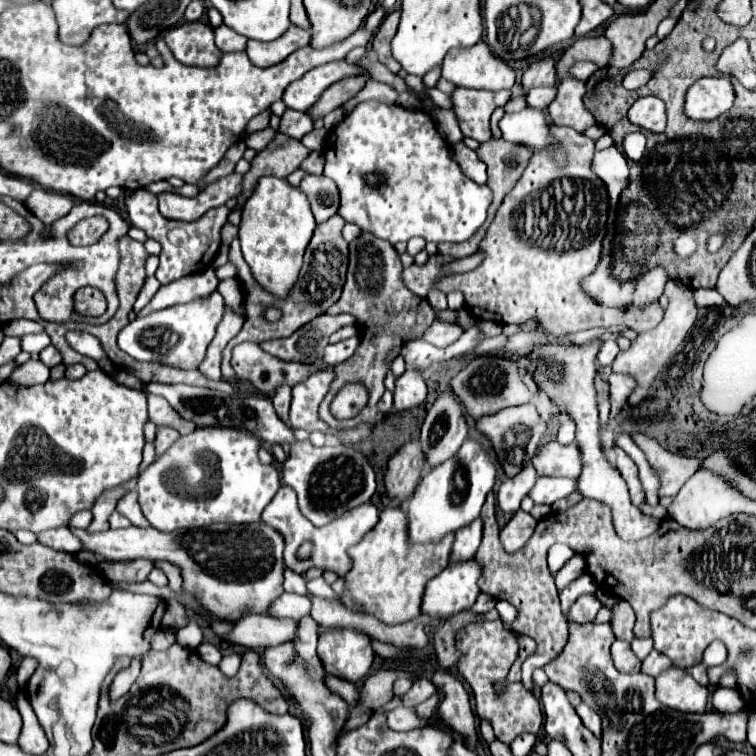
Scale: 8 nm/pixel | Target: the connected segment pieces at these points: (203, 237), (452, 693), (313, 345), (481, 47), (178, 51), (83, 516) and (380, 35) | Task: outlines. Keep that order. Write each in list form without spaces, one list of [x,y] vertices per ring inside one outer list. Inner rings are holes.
[[[147,189],[135,191],[135,195],[131,199],[127,199],[125,203],[127,203],[127,213],[129,213],[131,225],[143,229],[151,239],[159,241],[163,247],[163,251],[159,255],[161,263],[159,263],[159,269],[155,273],[155,277],[163,285],[171,283],[175,279],[181,279],[189,273],[205,271],[211,265],[213,257],[217,255],[217,247],[219,247],[219,243],[215,245],[213,241],[221,241],[219,231],[227,223],[227,215],[229,215],[229,209],[225,205],[209,209],[205,215],[201,215],[201,219],[195,219],[193,223],[185,223],[185,221],[165,219],[157,209],[157,197],[153,193],[149,193]]]
[[[437,669],[433,673],[431,681],[445,695],[439,709],[437,709],[437,717],[445,725],[455,729],[457,733],[465,735],[465,739],[473,745],[477,741],[475,717],[473,717],[473,711],[469,705],[469,695],[467,695],[461,679],[453,671]]]
[[[319,315],[317,319],[301,327],[301,331],[295,331],[291,337],[261,343],[261,349],[283,361],[319,363],[323,349],[329,345],[331,333],[353,323],[355,317],[351,315]]]
[[[479,41],[473,47],[467,49],[453,49],[443,59],[443,77],[457,87],[469,87],[469,89],[487,89],[487,91],[499,91],[499,89],[511,89],[515,83],[515,71],[497,59],[489,47]]]
[[[183,23],[163,35],[165,43],[173,51],[175,59],[183,65],[215,67],[221,61],[223,51],[213,41],[213,27],[195,23]]]
[[[79,511],[79,513],[75,513],[73,517],[71,517],[71,527],[79,527],[79,529],[87,529],[89,527],[89,523],[91,523],[91,519],[93,519],[93,515],[91,515],[91,511]]]
[[[395,9],[393,13],[389,13],[389,15],[383,19],[379,31],[377,31],[375,37],[373,37],[373,49],[377,51],[379,61],[381,61],[383,65],[387,65],[393,73],[399,73],[399,71],[401,71],[401,65],[391,57],[391,39],[393,39],[393,35],[395,35],[395,31],[397,31],[399,17],[401,17],[401,11],[399,11],[399,9]]]

